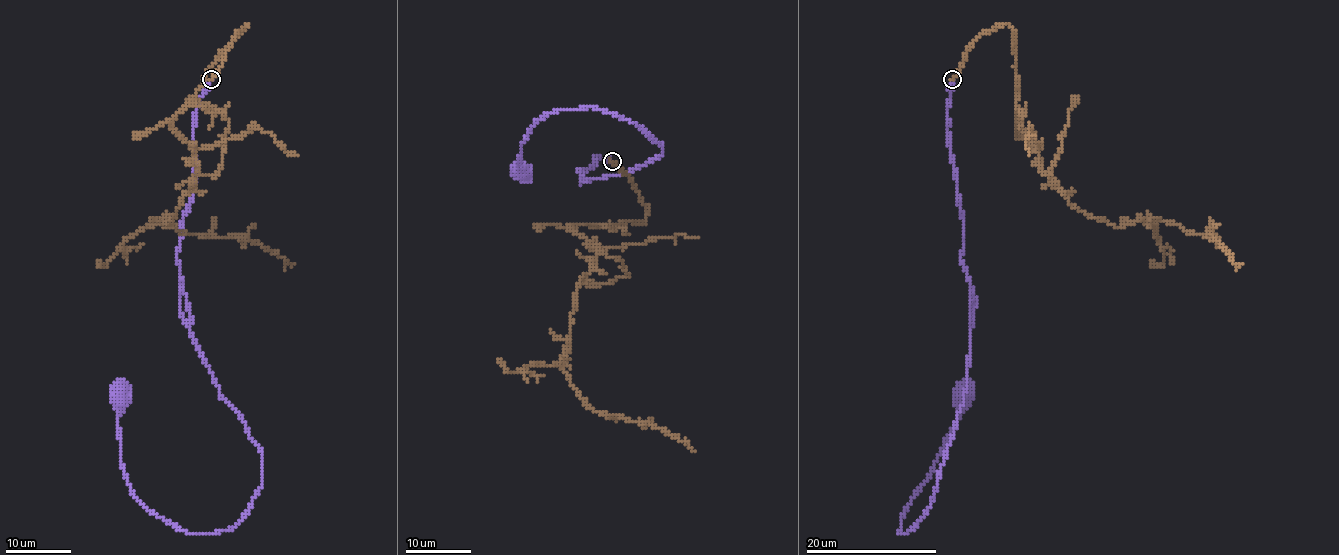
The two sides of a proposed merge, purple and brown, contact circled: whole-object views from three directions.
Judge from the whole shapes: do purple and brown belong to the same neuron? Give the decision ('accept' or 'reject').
accept

